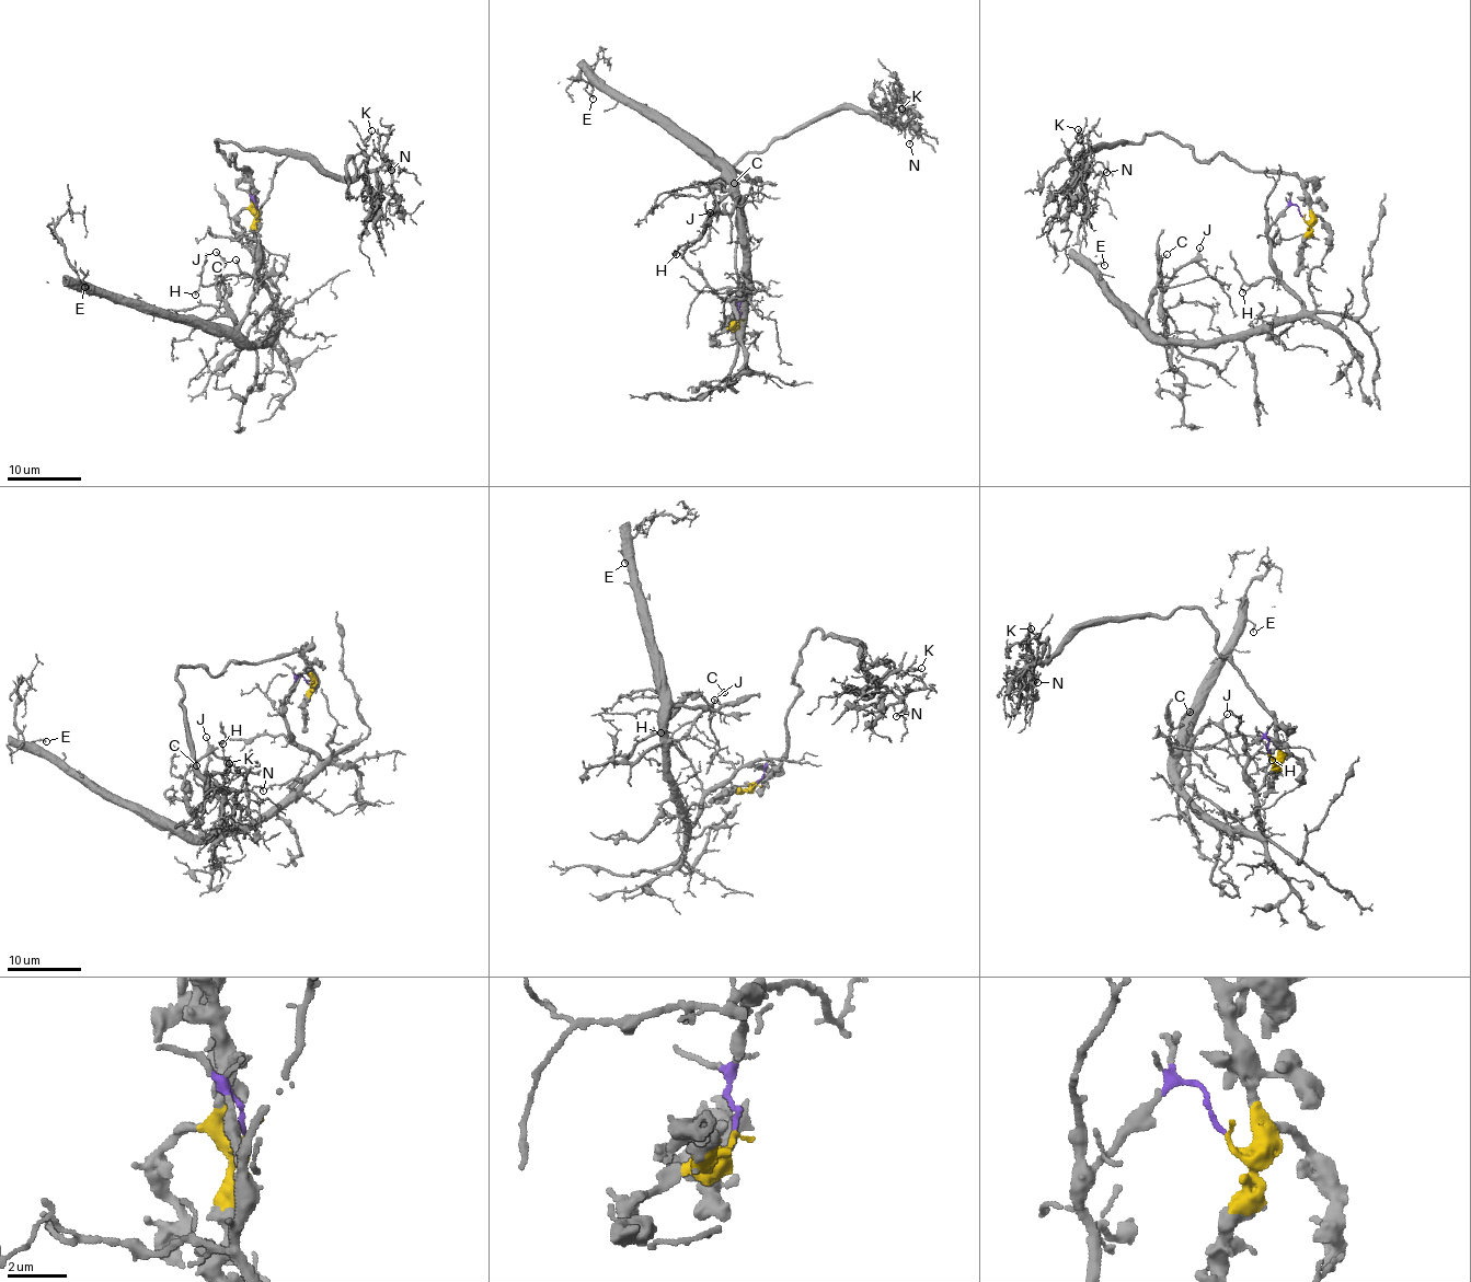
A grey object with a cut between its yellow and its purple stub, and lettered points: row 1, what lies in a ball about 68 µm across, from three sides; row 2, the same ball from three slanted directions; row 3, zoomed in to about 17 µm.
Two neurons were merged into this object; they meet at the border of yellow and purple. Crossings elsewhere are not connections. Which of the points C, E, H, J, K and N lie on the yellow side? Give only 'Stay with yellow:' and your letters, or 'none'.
Stay with yellow: K, N

